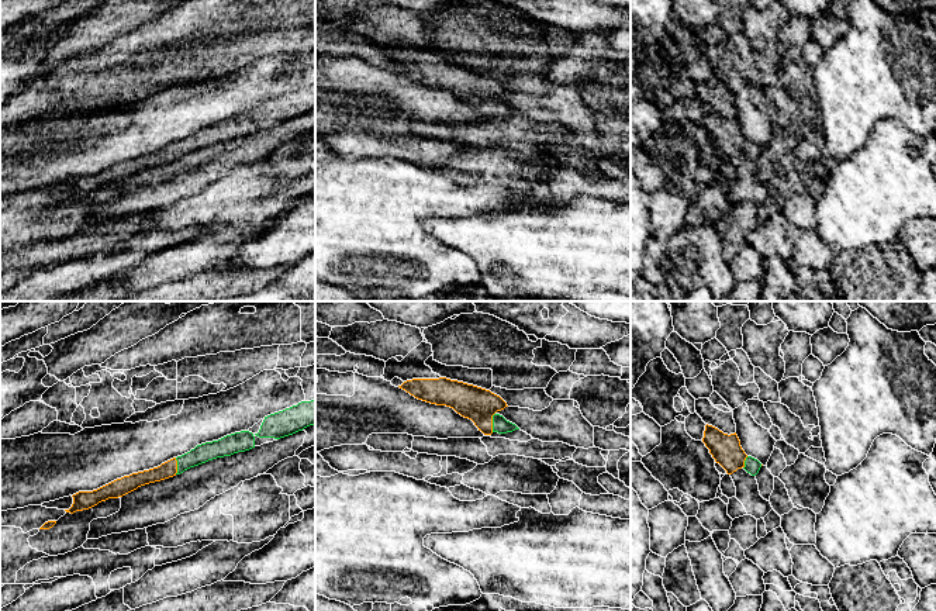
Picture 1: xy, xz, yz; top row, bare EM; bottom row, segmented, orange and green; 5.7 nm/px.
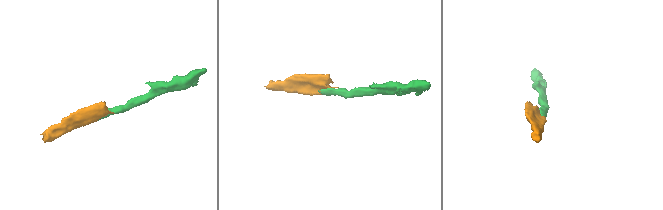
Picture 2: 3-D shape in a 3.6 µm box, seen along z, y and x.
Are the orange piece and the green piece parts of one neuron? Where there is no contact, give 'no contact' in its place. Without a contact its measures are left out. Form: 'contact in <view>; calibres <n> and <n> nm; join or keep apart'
contact in xz; calibres 190 and 90 nm; join

